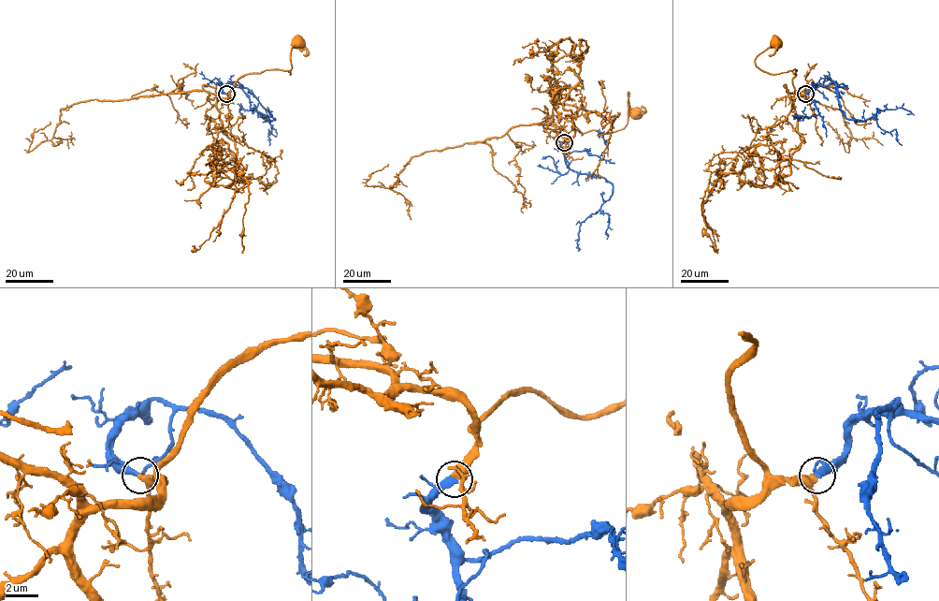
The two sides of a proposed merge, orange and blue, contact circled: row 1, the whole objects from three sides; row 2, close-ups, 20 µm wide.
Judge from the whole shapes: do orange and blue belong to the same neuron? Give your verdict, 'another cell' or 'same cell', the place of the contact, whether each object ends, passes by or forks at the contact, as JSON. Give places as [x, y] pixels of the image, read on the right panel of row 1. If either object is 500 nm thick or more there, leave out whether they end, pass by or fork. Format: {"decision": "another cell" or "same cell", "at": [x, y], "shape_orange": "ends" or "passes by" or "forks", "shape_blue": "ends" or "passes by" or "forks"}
{"decision": "same cell", "at": [805, 94], "shape_orange": "passes by", "shape_blue": "ends"}

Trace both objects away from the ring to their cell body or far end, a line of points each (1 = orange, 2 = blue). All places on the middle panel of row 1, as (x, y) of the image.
1: (564, 141), (571, 129), (603, 133), (622, 129), (627, 123), (628, 92), (628, 106), (638, 112)
2: (564, 142), (560, 146), (570, 169), (603, 178), (613, 186), (612, 196), (581, 223), (578, 244)

